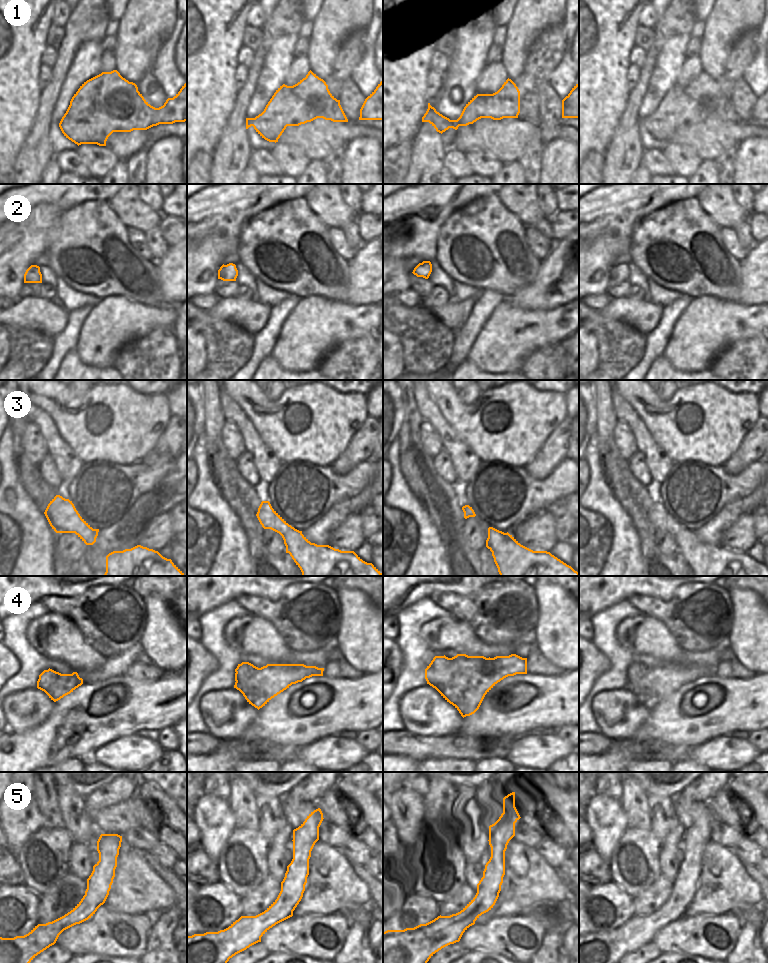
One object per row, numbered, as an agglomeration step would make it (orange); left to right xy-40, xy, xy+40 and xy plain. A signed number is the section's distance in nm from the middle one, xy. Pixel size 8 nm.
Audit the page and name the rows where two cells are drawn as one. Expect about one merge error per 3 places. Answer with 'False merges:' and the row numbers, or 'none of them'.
False merges: 4

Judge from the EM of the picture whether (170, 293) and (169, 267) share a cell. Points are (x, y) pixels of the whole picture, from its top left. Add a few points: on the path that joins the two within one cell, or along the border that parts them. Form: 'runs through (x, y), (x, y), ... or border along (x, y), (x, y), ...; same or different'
runs through (170, 287), (170, 273); same

